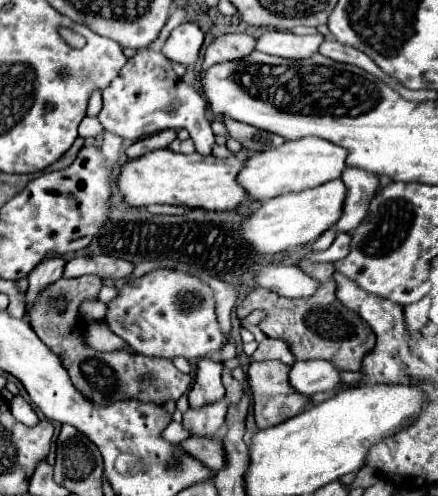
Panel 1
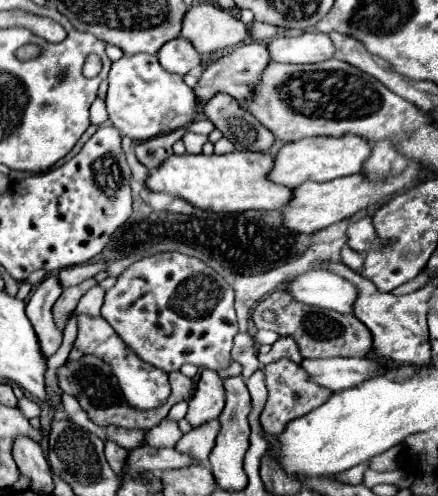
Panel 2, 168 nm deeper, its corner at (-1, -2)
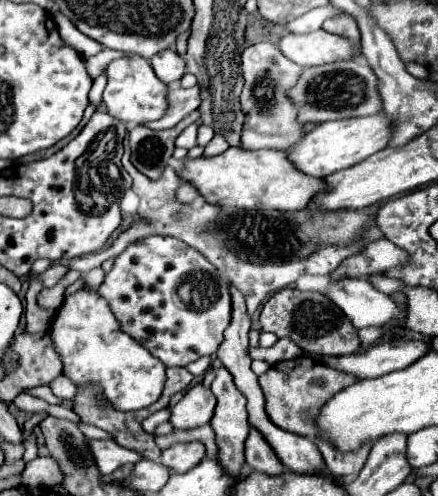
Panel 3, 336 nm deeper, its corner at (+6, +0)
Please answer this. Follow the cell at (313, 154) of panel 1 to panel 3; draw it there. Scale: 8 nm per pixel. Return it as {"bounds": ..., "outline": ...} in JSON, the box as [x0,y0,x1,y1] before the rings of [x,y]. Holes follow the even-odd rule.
{"bounds":[287,112,391,178],"outline":[[[379,112],[375,116],[367,118],[351,118],[351,120],[335,120],[335,122],[323,122],[313,126],[297,144],[293,144],[287,150],[287,158],[297,166],[303,174],[323,178],[327,174],[345,170],[355,166],[357,162],[369,158],[371,154],[385,148],[391,134],[391,124],[385,118],[385,112]]]}

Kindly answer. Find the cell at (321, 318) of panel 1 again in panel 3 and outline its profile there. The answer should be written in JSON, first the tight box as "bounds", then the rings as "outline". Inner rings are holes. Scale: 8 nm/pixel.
{"bounds":[259,288,361,356],"outline":[[[283,288],[263,304],[259,322],[261,330],[273,332],[279,338],[291,338],[303,352],[309,354],[325,356],[323,352],[335,352],[335,356],[345,356],[355,354],[361,348],[357,328],[335,304],[331,304],[319,292],[301,292],[295,288]]]}

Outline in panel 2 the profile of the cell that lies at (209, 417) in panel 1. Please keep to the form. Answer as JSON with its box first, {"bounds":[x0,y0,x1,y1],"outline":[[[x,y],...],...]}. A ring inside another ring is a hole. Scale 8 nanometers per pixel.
{"bounds":[174,420,218,464],"outline":[[[212,420],[200,428],[192,428],[188,434],[184,434],[178,444],[174,446],[178,452],[188,454],[200,464],[208,464],[208,456],[214,448],[214,438],[218,434],[218,420]]]}

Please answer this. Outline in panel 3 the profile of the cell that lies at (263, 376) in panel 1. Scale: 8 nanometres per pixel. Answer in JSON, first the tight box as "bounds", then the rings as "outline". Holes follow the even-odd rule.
{"bounds":[261,356,357,438],"outline":[[[301,356],[295,360],[287,360],[287,362],[279,362],[275,366],[271,366],[261,378],[261,388],[265,394],[265,410],[269,420],[279,426],[281,430],[289,430],[293,434],[299,436],[307,436],[313,438],[317,434],[315,428],[315,416],[319,412],[319,408],[337,392],[341,392],[343,388],[347,388],[349,384],[357,382],[355,376],[331,370],[327,366],[323,366],[321,362]]]}

